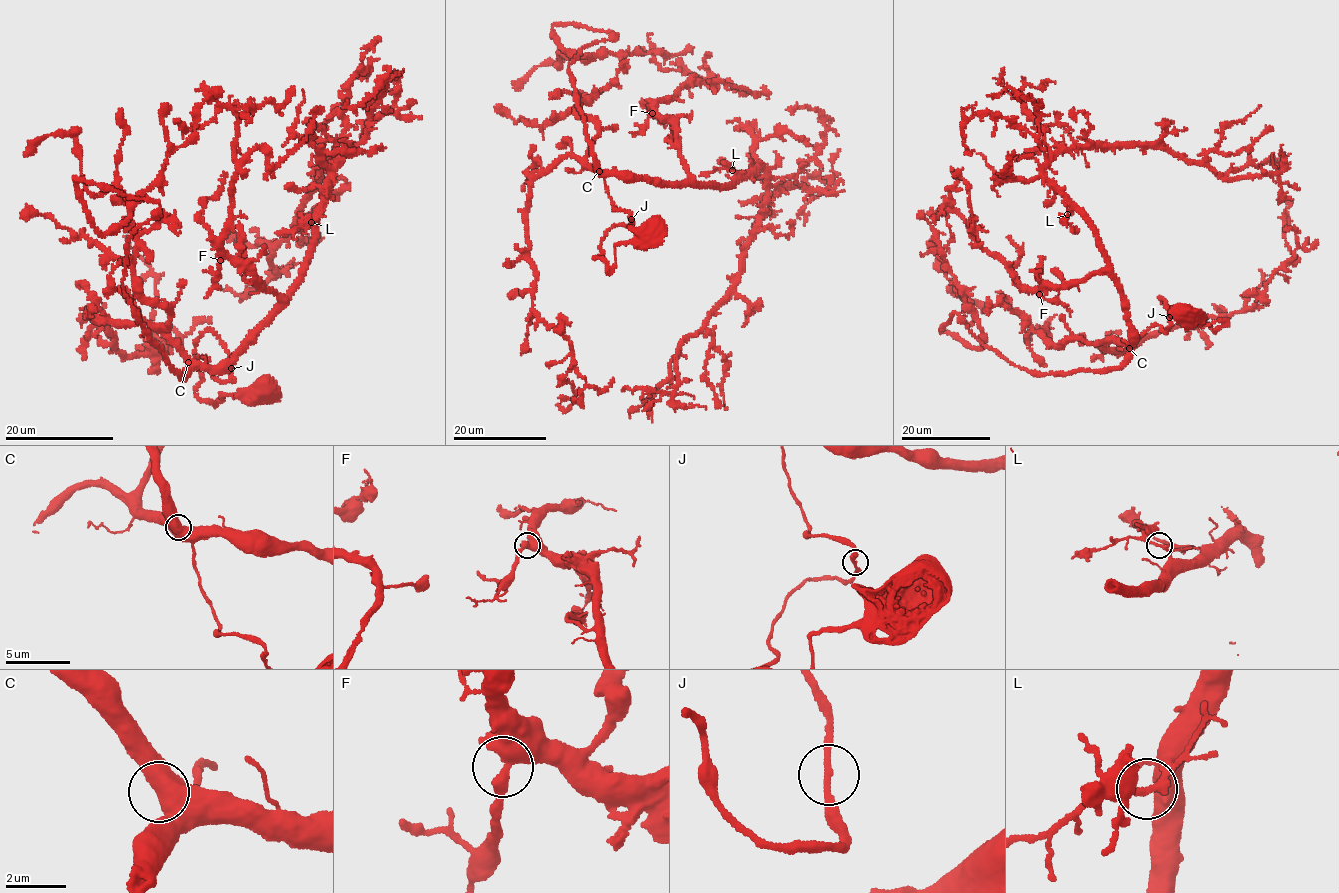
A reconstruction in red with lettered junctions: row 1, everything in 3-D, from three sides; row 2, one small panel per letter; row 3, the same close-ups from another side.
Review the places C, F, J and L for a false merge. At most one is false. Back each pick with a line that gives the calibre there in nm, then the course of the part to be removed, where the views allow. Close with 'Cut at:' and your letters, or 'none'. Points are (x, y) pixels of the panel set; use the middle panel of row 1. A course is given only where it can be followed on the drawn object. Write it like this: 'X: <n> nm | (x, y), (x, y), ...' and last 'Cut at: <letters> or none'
Cut at: none

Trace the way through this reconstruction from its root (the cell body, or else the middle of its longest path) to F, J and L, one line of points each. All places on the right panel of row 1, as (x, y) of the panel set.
F: (1183, 312), (1226, 322), (1215, 332), (1160, 298), (1168, 330), (1133, 344), (1108, 274), (1039, 294)
J: (1183, 312), (1185, 309), (1200, 326), (1226, 322), (1215, 332), (1202, 319), (1168, 307), (1160, 298), (1168, 316)
L: (1183, 312), (1226, 322), (1215, 332), (1160, 298), (1167, 332), (1132, 343), (1096, 233), (1067, 215)

